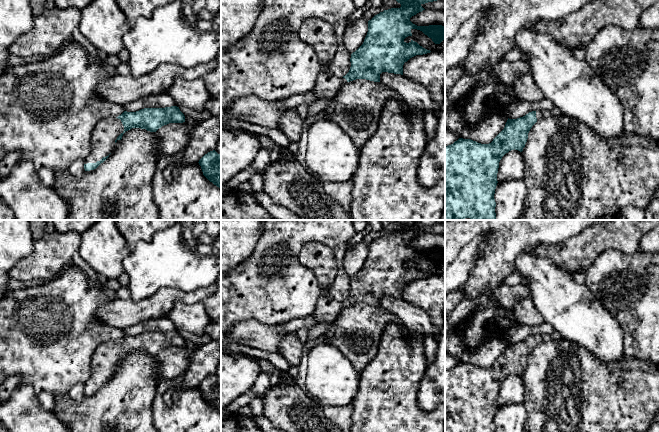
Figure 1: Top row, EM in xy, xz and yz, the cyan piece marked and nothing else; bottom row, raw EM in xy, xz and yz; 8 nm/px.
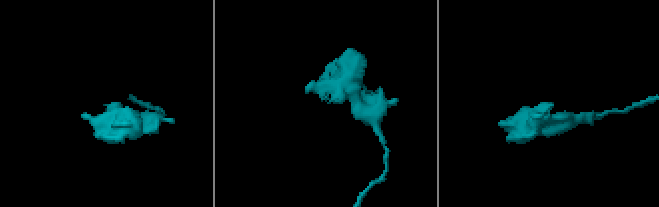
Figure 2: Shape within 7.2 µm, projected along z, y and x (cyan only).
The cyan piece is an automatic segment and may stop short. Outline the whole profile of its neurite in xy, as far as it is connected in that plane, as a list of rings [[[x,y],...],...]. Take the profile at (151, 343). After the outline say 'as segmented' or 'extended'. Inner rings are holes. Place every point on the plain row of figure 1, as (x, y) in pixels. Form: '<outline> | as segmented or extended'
[[[179,331],[144,332],[136,336],[124,335],[118,341],[108,341],[98,345],[93,353],[91,374],[84,383],[85,395],[96,393],[114,373],[115,367],[132,352],[156,356],[169,347],[183,347],[185,340]]] | extended

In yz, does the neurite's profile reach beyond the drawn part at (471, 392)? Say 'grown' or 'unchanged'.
grown

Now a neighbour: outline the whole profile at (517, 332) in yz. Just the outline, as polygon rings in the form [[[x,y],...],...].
[[[515,322],[506,332],[505,332],[505,340],[509,343],[517,343],[525,340],[529,336],[532,335],[543,335],[550,334],[552,335],[554,332],[553,327],[546,322],[538,326],[529,326],[519,322]]]

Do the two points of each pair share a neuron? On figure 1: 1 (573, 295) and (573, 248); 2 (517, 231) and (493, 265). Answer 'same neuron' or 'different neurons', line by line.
1: different neurons
2: same neuron

